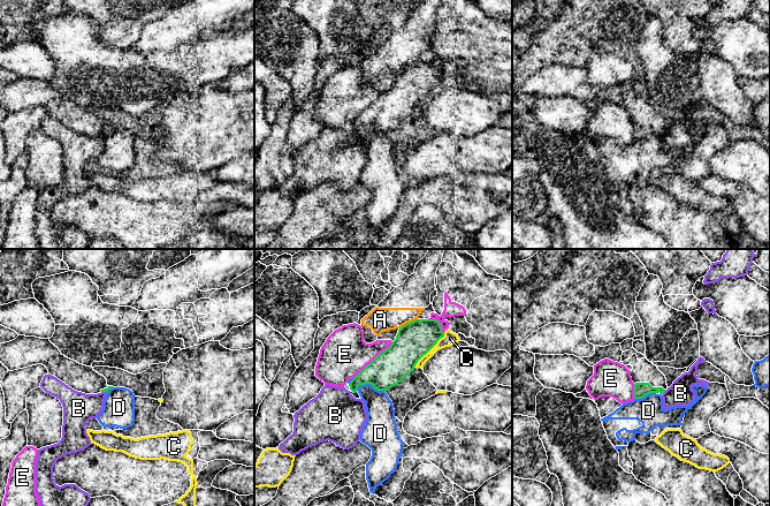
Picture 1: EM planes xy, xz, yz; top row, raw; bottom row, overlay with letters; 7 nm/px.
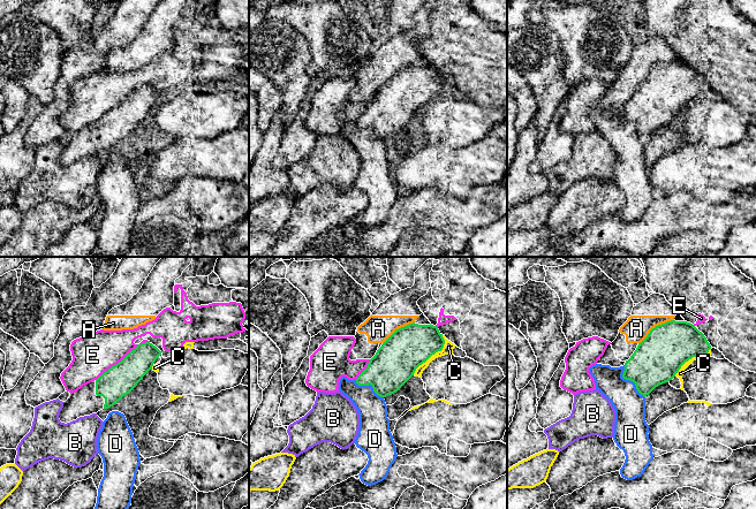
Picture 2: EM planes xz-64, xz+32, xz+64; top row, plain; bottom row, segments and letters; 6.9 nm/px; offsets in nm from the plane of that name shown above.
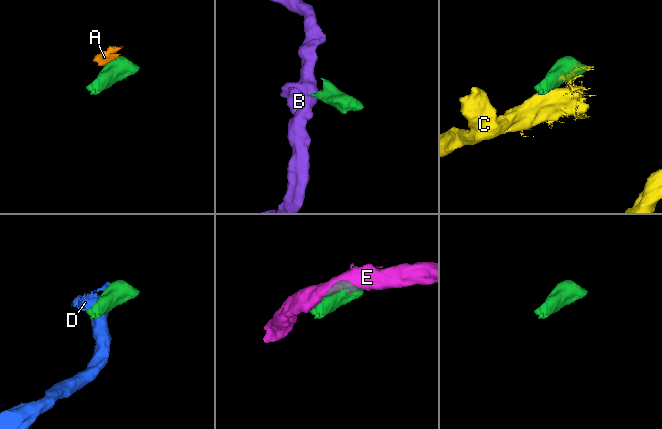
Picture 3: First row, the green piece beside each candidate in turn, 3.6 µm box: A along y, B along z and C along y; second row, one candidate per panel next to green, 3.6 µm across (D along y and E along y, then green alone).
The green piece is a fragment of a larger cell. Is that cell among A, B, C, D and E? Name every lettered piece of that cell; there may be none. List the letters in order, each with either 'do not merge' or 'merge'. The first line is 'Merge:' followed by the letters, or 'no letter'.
Merge: no letter
A: do not merge
B: do not merge
C: do not merge
D: do not merge
E: do not merge

